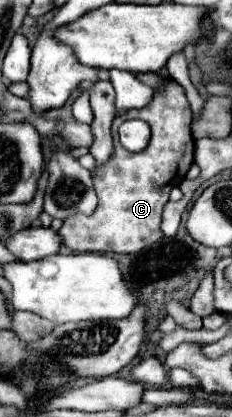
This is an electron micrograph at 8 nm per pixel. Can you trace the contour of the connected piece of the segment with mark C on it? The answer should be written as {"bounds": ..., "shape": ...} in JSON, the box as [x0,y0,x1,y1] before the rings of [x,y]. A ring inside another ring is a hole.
{"bounds":[58,79,194,253],"shape":[[[166,79],[166,89],[156,91],[154,99],[150,105],[142,109],[130,109],[124,115],[120,115],[114,125],[112,125],[112,137],[114,137],[114,155],[110,157],[110,163],[104,163],[102,167],[96,167],[92,171],[94,179],[94,189],[98,195],[98,207],[92,215],[72,215],[70,219],[64,221],[62,229],[58,231],[62,235],[62,241],[68,249],[72,251],[96,251],[96,253],[138,253],[144,247],[158,243],[164,235],[160,229],[162,221],[162,209],[168,203],[168,195],[172,187],[180,185],[180,181],[186,177],[186,171],[190,169],[194,161],[194,139],[190,131],[190,109],[188,109],[188,99],[184,89],[174,83],[174,79]],[[124,119],[142,119],[150,123],[152,127],[152,137],[150,145],[140,151],[140,153],[130,153],[126,151],[120,141],[118,141],[118,125]]]}

